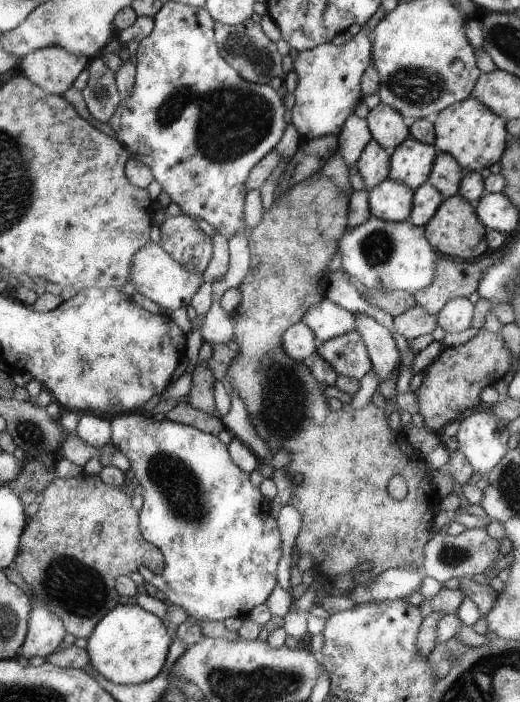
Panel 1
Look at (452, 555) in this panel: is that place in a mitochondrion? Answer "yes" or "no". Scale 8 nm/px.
yes

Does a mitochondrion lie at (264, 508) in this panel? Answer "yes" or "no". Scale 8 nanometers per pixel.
no

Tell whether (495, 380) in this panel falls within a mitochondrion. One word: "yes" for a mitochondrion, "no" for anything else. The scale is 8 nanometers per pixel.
no

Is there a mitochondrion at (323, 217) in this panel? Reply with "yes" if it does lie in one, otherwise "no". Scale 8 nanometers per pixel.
no

